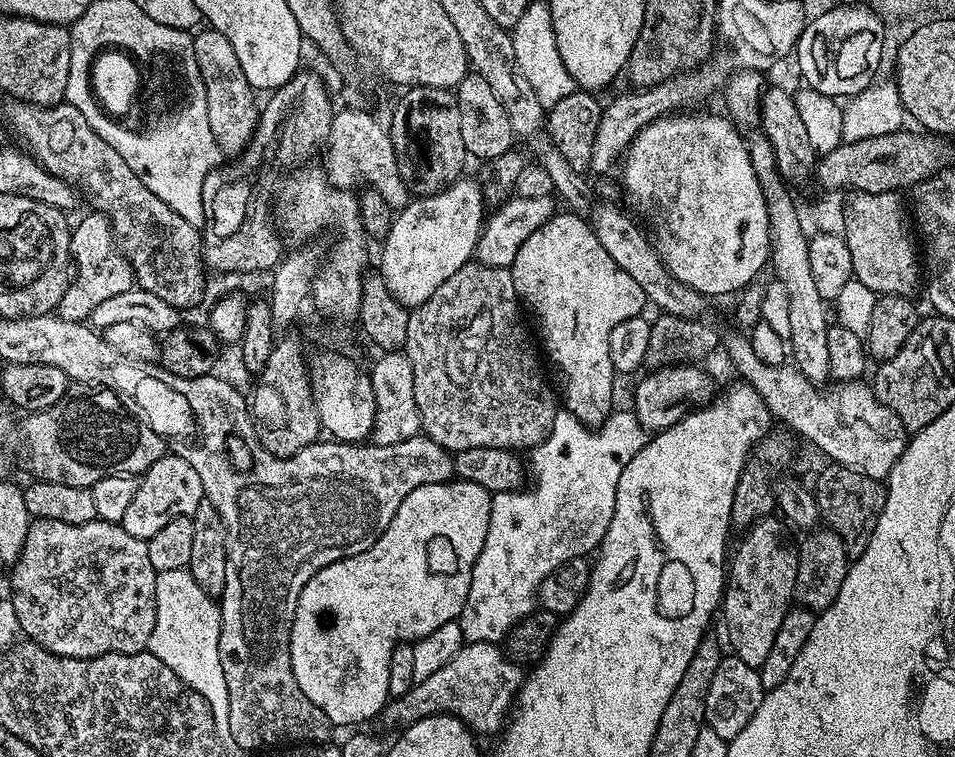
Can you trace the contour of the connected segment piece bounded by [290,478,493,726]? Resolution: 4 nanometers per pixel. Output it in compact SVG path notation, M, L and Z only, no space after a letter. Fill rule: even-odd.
M459 478L443 480L441 484L427 484L426 486L418 486L418 490L410 490L410 494L406 494L406 498L402 498L402 506L398 506L398 510L394 514L394 518L390 522L390 526L386 526L386 530L376 539L374 546L370 546L364 552L359 552L353 556L342 558L338 562L330 562L330 566L326 566L322 570L318 570L318 574L314 574L314 578L310 578L310 582L306 582L306 586L302 586L302 594L298 594L298 606L294 610L294 622L292 623L292 633L290 634L290 662L294 666L294 678L298 678L298 686L302 690L302 694L306 694L306 698L310 698L310 702L314 702L314 706L318 706L318 710L322 710L322 714L326 714L326 718L334 725L340 724L356 724L352 726L364 726L367 720L375 721L380 713L384 711L384 707L388 705L390 699L388 687L390 686L390 654L395 650L398 642L415 642L426 638L426 634L434 634L434 630L438 630L438 626L446 626L453 622L459 621L462 614L462 606L466 606L466 594L470 594L470 578L474 574L474 562L478 562L478 554L482 554L482 542L486 542L486 530L490 526L490 506L492 505L493 493L487 492L482 486L478 486L474 482L466 482Z

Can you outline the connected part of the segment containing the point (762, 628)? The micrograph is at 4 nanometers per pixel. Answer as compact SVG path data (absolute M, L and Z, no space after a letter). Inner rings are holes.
M765 518L756 521L743 533L740 545L730 556L726 568L726 583L722 597L724 628L728 631L731 655L746 666L759 670L770 650L778 628L786 618L796 590L796 575L800 558L797 545L788 537L790 528L783 519Z

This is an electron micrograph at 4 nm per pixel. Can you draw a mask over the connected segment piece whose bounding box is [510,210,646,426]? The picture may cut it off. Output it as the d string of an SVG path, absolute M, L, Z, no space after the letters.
M571 210L557 211L545 224L538 226L538 230L534 230L534 234L522 242L518 258L514 258L510 271L521 305L540 319L540 332L544 335L542 352L546 360L548 355L560 379L563 407L573 412L583 424L603 424L613 411L612 383L618 380L618 373L610 362L610 330L614 330L618 322L626 322L626 318L634 318L645 311L642 286L638 286L638 282L634 282L634 278L630 278L630 274L626 274L626 270L622 270L622 266L618 266L610 254L606 254L591 223Z

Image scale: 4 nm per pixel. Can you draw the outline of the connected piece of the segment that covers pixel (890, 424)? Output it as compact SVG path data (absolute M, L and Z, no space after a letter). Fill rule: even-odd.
M747 335L732 336L728 340L728 356L736 367L736 372L743 383L754 386L758 390L760 400L766 402L769 413L781 420L785 429L791 430L797 437L805 436L820 452L825 452L831 463L841 464L850 470L858 470L858 474L866 474L866 478L887 481L894 462L902 454L904 447L908 445L910 433L904 423L898 418L890 406L886 406L872 391L867 383L860 380L846 380L833 383L824 387L806 378L806 374L791 363L768 364L758 354L754 354L754 346Z

